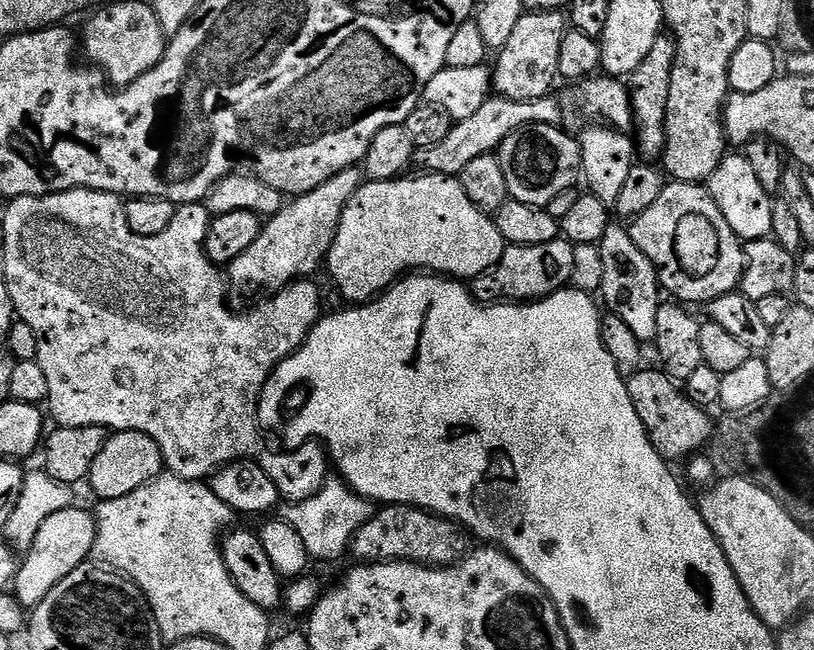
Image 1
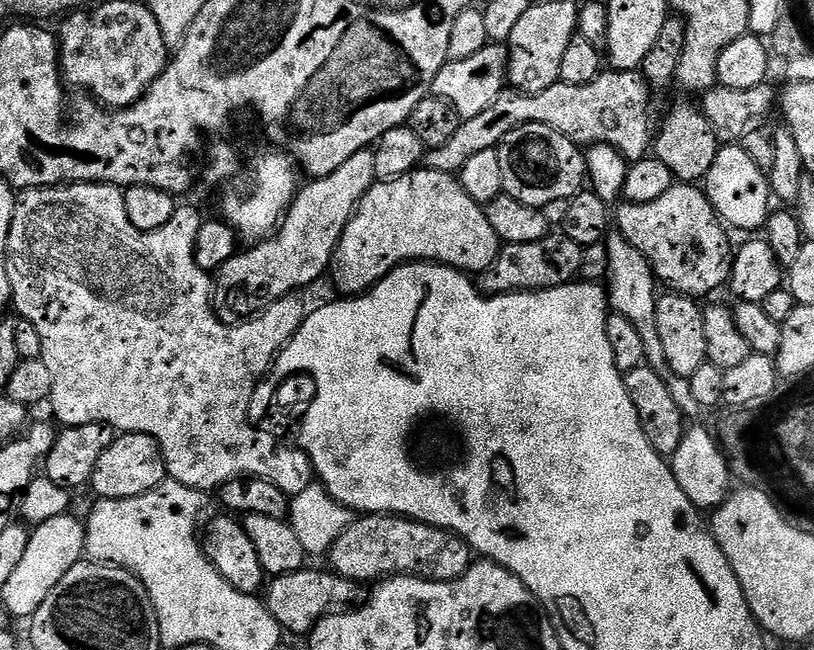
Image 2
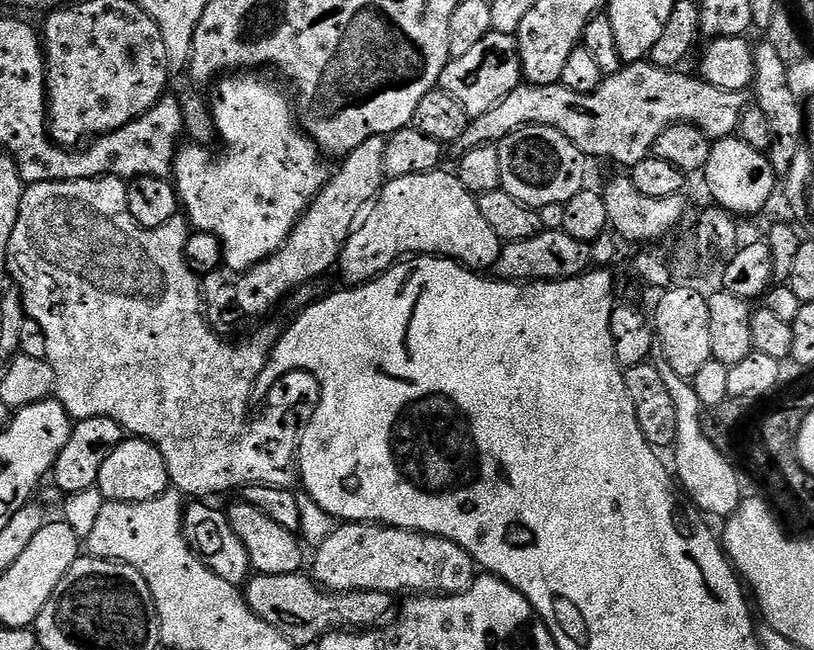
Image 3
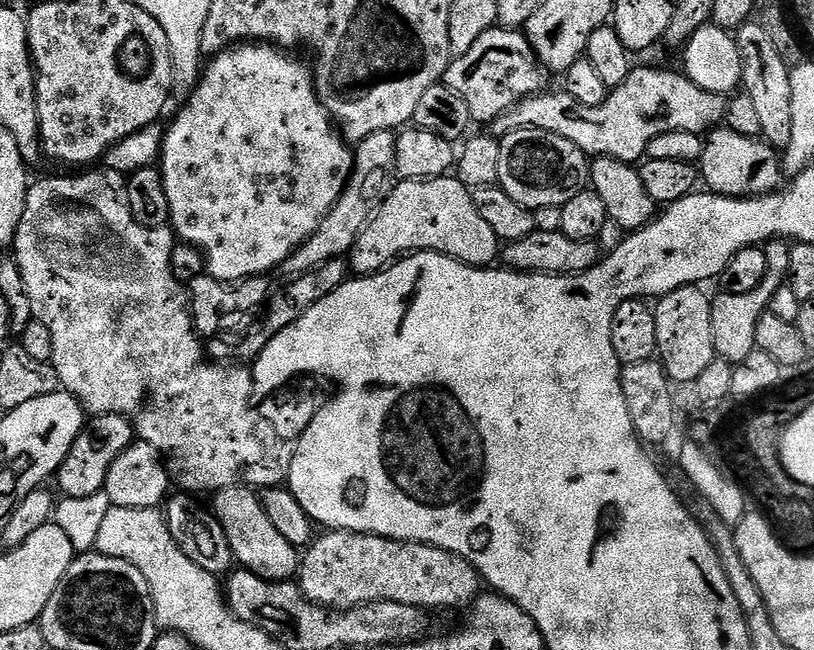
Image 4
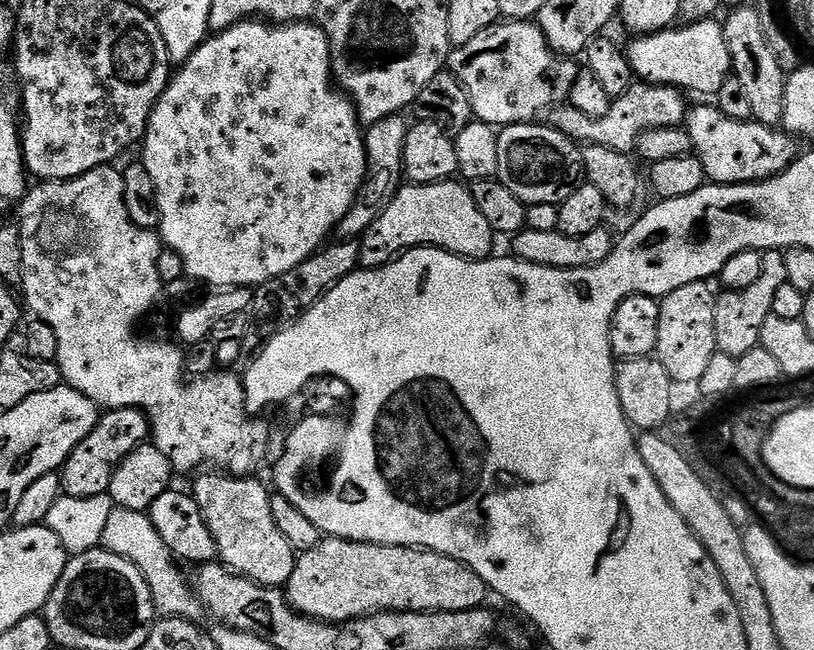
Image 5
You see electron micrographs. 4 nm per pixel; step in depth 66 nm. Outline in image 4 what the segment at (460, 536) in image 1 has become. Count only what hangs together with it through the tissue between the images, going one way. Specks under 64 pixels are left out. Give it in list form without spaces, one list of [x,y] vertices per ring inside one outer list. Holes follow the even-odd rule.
[[[325,531],[313,539],[303,553],[298,569],[298,583],[308,600],[325,608],[356,608],[370,602],[402,602],[406,606],[432,608],[460,608],[471,605],[481,595],[482,581],[476,567],[466,558],[450,550],[429,544],[415,544],[409,540],[391,540],[385,536],[371,536],[361,532]]]

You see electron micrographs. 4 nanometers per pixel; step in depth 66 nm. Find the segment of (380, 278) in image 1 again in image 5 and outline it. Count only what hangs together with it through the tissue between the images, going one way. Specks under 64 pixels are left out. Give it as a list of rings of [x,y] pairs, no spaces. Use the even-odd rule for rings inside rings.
[[[455,179],[443,180],[440,184],[409,183],[401,187],[392,197],[390,206],[359,237],[360,263],[364,268],[383,268],[389,260],[410,248],[441,248],[455,256],[465,256],[467,260],[486,260],[493,255],[492,239],[494,233],[490,222],[482,218],[478,206],[474,206],[471,187],[456,184]]]

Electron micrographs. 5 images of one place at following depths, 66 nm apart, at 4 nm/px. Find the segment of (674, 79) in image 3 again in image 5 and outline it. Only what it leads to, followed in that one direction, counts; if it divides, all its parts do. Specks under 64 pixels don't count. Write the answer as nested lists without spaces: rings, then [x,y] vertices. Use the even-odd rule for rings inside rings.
[[[636,82],[630,90],[626,90],[626,94],[613,99],[610,110],[606,110],[602,118],[592,120],[590,114],[582,114],[582,110],[565,102],[559,108],[551,109],[547,113],[546,120],[551,127],[558,129],[562,135],[569,136],[571,140],[583,142],[585,145],[610,146],[610,150],[628,154],[635,149],[638,138],[643,132],[655,128],[681,127],[690,111],[690,104],[684,99],[686,99],[685,93],[679,88],[671,88],[669,84]]]

